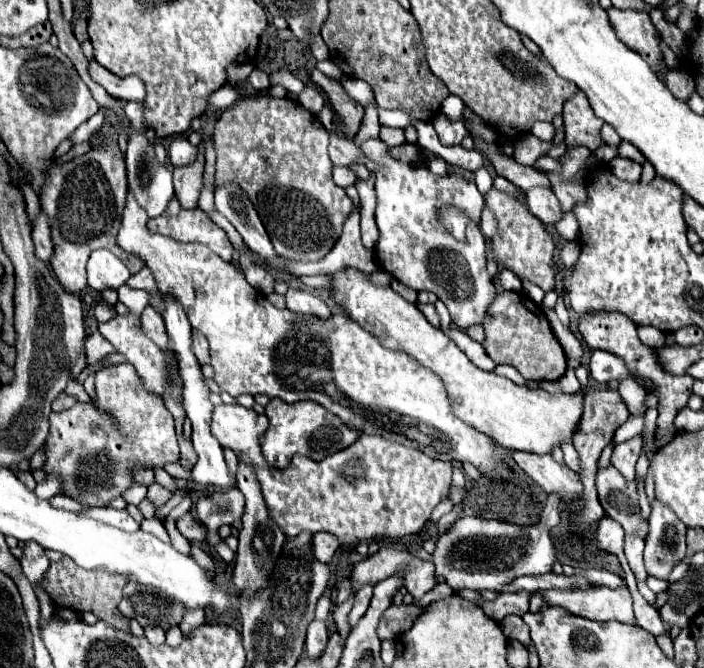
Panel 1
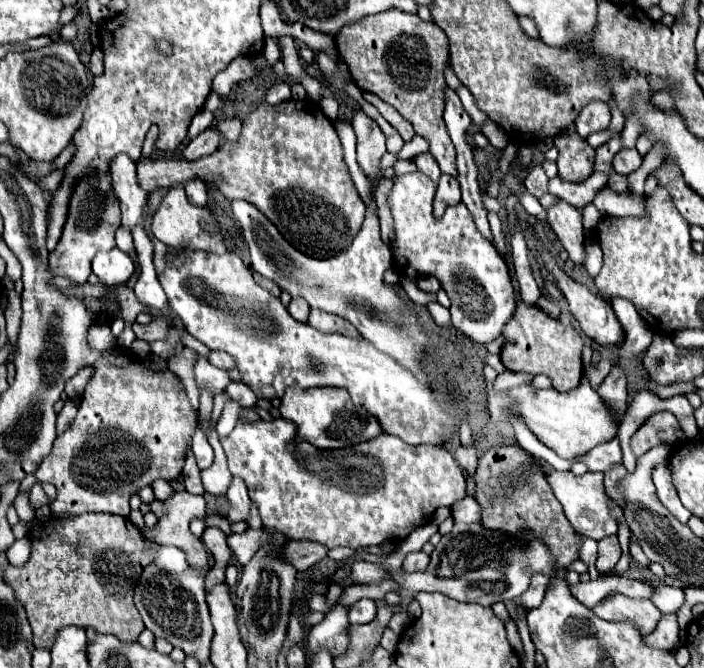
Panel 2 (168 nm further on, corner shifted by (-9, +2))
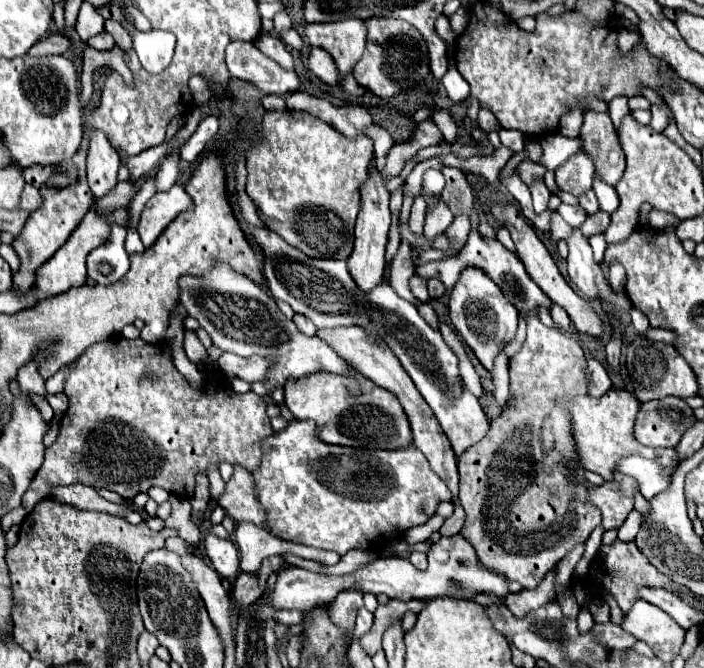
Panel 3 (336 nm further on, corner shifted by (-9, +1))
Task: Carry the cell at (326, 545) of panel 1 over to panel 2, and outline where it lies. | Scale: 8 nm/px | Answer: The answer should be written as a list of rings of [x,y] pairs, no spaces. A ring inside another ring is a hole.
[[[290,541],[284,549],[286,561],[290,561],[298,571],[304,571],[312,567],[314,563],[322,561],[328,555],[328,549],[324,545],[318,545],[316,541]]]

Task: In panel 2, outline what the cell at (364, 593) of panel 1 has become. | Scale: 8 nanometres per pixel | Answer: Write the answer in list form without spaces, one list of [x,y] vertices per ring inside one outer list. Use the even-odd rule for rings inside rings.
[[[360,599],[352,607],[348,607],[348,619],[352,625],[356,623],[370,623],[376,615],[374,599]]]

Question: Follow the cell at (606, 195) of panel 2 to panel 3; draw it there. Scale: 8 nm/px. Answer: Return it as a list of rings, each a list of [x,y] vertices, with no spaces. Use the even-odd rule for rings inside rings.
[[[652,208],[652,212],[648,214],[648,222],[650,222],[652,228],[656,228],[656,230],[664,230],[666,226],[678,226],[678,224],[680,224],[680,220],[674,218],[674,214],[662,212],[662,210],[654,210],[654,208]]]

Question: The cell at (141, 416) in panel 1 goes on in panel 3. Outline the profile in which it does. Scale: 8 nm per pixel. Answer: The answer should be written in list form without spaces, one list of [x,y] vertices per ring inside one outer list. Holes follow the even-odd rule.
[[[122,336],[110,338],[90,346],[74,364],[68,366],[64,380],[64,394],[68,396],[68,410],[60,422],[56,442],[46,448],[46,462],[38,468],[34,482],[24,494],[22,506],[30,512],[36,502],[48,498],[56,486],[82,482],[94,488],[108,488],[124,498],[134,498],[152,486],[160,486],[174,496],[190,498],[196,486],[196,474],[206,474],[210,466],[220,462],[238,464],[248,472],[258,470],[258,442],[274,430],[266,414],[266,402],[254,392],[236,394],[230,390],[224,372],[204,372],[204,382],[196,390],[174,366],[170,344],[158,346],[142,338],[126,340]]]

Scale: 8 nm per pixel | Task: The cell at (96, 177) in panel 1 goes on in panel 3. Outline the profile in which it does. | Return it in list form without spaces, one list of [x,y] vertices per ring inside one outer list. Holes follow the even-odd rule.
[[[124,208],[112,212],[110,216],[98,216],[94,210],[90,210],[82,222],[78,224],[78,228],[70,234],[70,238],[60,246],[60,250],[50,258],[46,260],[38,270],[36,270],[36,280],[34,280],[34,294],[38,300],[42,298],[50,298],[50,296],[56,296],[56,294],[62,294],[66,290],[70,290],[72,286],[84,286],[86,284],[86,254],[94,248],[98,248],[100,244],[104,244],[106,240],[106,234],[110,232],[110,226],[108,226],[108,220],[120,224],[120,226],[126,226],[128,222],[128,212]]]

